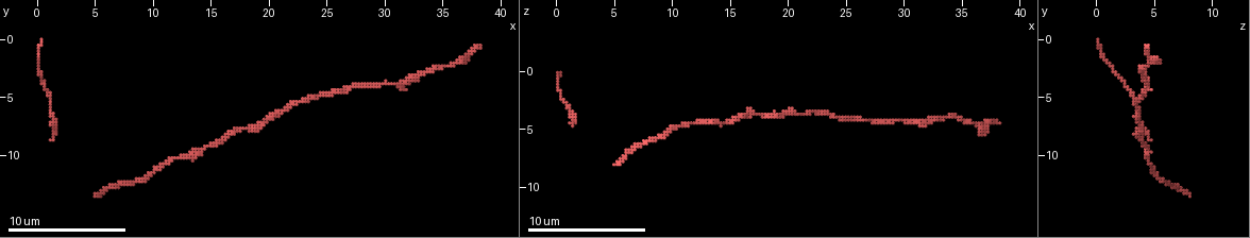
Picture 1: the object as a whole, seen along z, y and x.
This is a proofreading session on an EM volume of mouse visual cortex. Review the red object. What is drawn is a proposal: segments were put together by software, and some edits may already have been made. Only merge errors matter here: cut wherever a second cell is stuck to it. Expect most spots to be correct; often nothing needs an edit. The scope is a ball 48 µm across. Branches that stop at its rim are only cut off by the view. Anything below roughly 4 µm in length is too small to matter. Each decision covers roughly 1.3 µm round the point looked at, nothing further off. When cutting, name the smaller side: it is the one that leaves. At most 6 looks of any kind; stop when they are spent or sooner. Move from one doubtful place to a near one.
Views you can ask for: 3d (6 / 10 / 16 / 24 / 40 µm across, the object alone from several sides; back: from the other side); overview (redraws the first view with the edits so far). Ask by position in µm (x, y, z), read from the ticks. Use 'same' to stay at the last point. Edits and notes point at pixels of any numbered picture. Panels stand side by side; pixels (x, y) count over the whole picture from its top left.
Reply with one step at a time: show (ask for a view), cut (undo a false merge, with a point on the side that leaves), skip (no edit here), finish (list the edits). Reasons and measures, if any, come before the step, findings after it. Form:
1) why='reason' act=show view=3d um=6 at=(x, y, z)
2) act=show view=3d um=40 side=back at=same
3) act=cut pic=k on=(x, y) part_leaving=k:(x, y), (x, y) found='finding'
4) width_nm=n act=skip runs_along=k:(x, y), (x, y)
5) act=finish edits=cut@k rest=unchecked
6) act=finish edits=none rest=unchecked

why='sudden change in width' act=show view=3d um=16 at=(31.2, 4.0, 4.4)

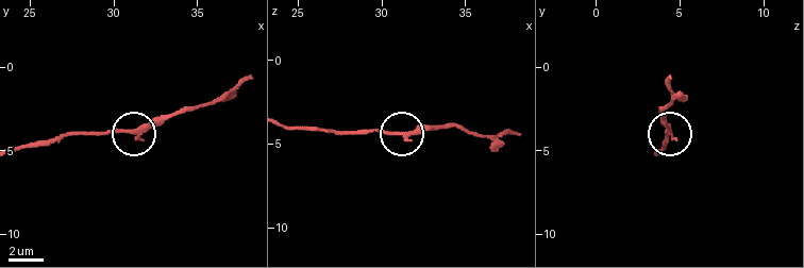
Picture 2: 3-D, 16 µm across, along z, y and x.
act=skip runs_along=2:(20, 149), (72, 135), (115, 131), (136, 135), (182, 114) found='continuous, no second cell'

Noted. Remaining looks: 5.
why='narrows sharply' act=show view=3d um=10 at=(26.8, 4.4, 4.2)

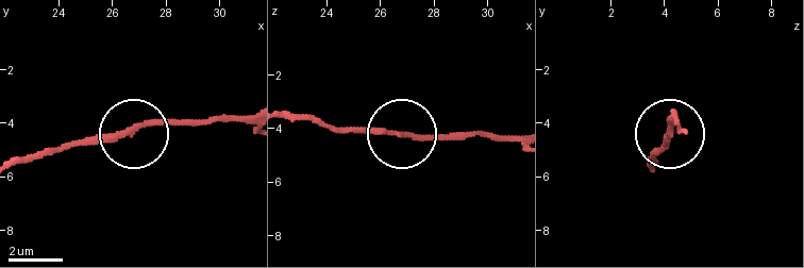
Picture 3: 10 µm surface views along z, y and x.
act=skip runs_along=3:(290, 118), (380, 134), (473, 134) found='all the same cell'

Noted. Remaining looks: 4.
why='thick turns thin' act=show view=3d um=10 at=(20.4, 6.6, 3.8)

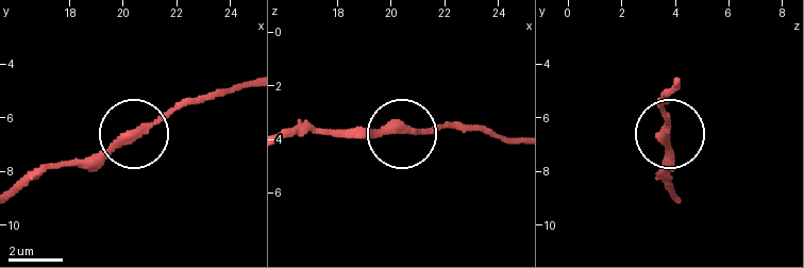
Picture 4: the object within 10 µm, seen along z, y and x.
act=skip runs_along=4:(22, 187), (70, 163), (104, 161), (199, 96) found='continuous, no second cell'

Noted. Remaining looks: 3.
act=finish edits=none rest=unchecked

